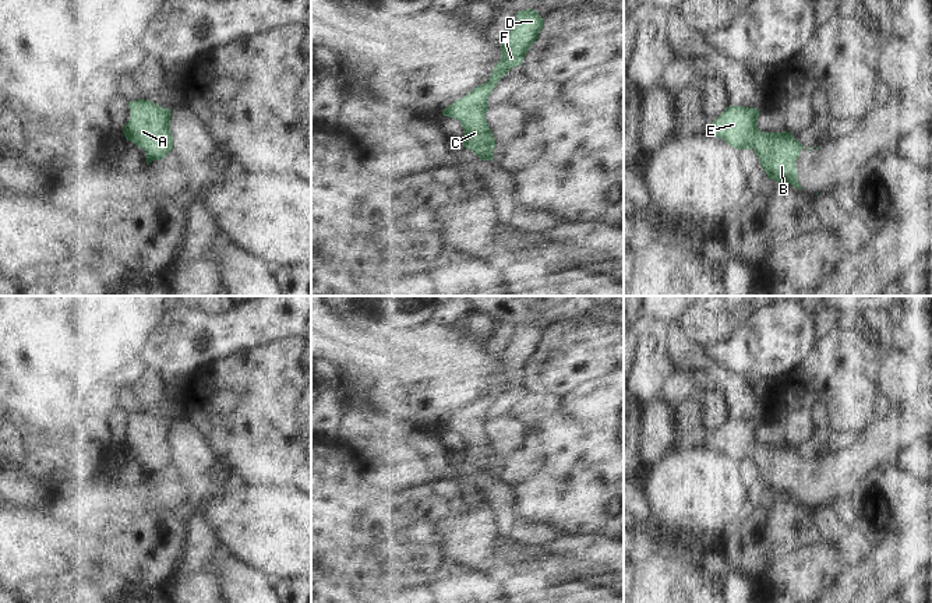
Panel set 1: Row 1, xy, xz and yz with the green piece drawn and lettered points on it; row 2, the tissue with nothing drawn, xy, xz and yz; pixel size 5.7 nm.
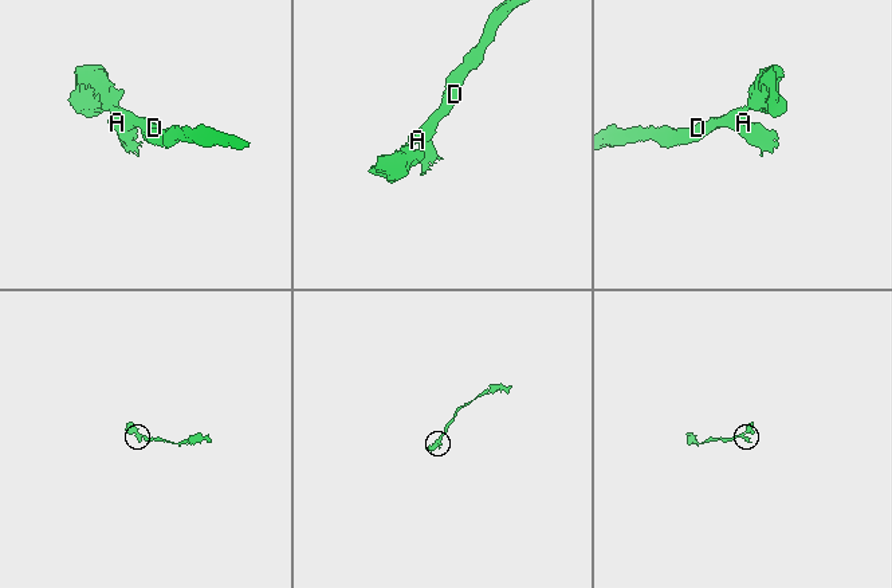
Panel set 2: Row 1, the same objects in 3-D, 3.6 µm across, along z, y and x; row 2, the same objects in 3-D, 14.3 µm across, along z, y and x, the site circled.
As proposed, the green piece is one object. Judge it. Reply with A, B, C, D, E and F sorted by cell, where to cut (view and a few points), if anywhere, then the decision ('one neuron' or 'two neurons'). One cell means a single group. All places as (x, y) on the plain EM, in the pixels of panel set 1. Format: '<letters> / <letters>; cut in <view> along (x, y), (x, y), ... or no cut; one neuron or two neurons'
A B C D E F; no cut; one neuron

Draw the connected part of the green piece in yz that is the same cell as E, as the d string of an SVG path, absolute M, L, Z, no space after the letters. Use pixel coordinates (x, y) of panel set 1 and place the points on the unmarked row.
M728 419L709 436L706 445L724 452L735 462L753 462L767 491L802 502L795 482L802 456L788 444L762 445L758 430L759 423L755 420Z

